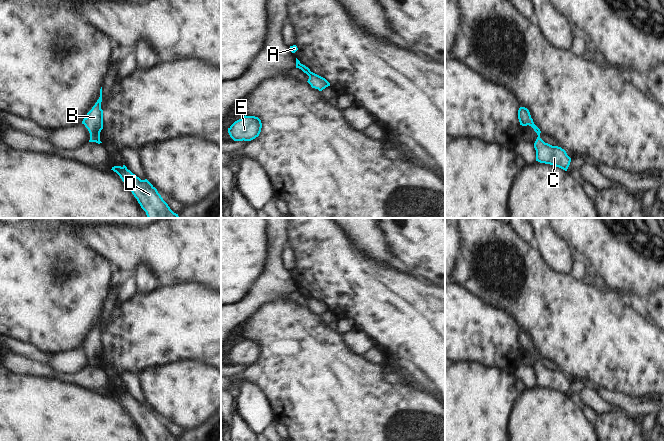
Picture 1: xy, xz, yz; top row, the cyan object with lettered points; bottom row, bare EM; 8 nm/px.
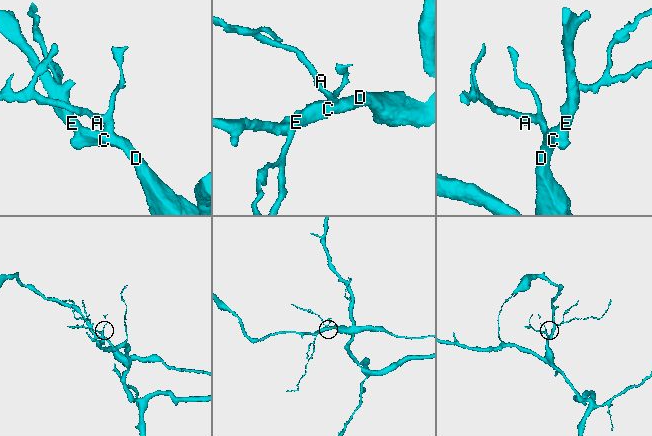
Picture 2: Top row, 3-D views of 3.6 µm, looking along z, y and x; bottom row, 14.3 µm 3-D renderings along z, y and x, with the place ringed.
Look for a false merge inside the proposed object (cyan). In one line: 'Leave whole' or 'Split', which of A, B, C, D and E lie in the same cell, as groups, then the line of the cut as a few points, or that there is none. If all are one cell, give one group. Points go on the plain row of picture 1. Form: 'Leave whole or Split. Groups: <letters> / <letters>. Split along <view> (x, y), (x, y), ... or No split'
Leave whole. Groups: A B C D E. No split.

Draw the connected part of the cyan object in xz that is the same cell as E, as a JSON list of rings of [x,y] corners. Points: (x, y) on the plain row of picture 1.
[[[245,339],[228,352],[228,357],[234,365],[251,365],[259,360],[261,352],[258,341]]]

